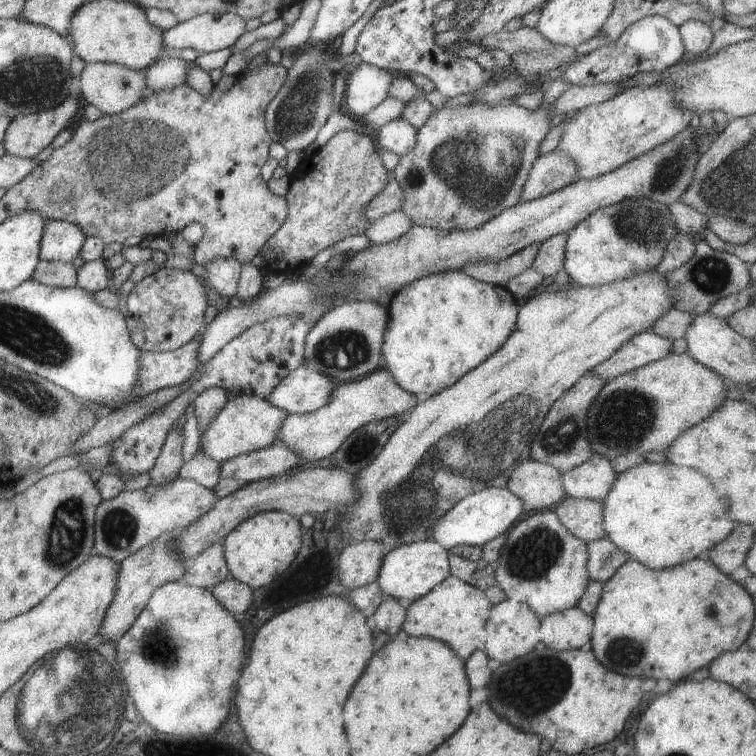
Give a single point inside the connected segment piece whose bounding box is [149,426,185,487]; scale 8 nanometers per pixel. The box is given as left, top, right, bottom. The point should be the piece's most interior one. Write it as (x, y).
(170, 461)

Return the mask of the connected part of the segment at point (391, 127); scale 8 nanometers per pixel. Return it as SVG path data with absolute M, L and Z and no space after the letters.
M400 117L377 129L374 139L385 149L403 157L416 146L418 131L419 129Z

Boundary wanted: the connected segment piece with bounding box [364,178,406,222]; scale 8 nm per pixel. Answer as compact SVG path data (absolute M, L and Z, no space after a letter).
M392 178L386 188L366 205L364 214L373 222L391 212L402 211L405 200L405 188Z

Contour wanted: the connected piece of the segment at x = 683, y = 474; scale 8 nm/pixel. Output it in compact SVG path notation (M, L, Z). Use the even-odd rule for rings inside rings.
M645 460L638 466L618 473L602 504L607 538L636 561L654 570L696 559L703 550L710 550L718 541L724 540L735 527L734 522L726 518L712 482L692 467L676 466L670 462L658 464Z

